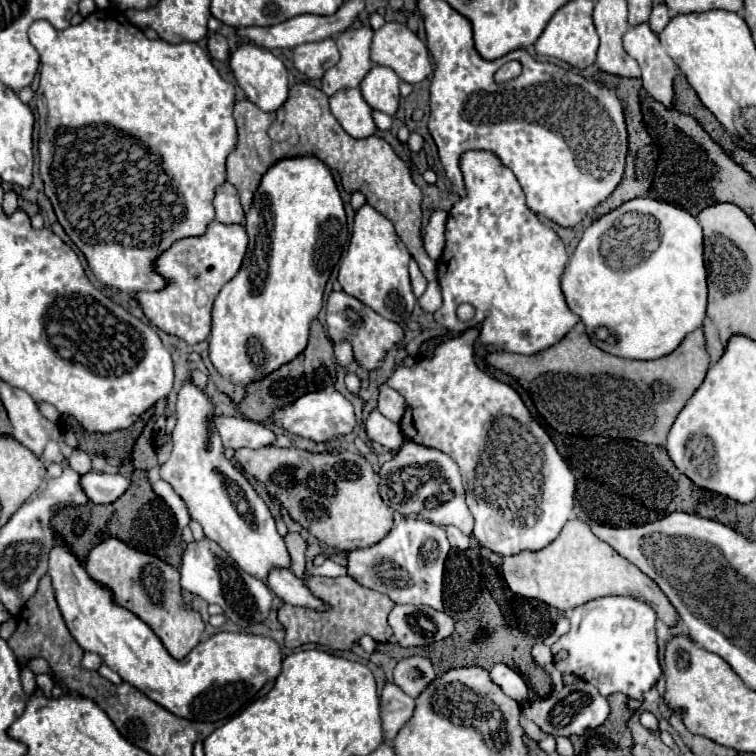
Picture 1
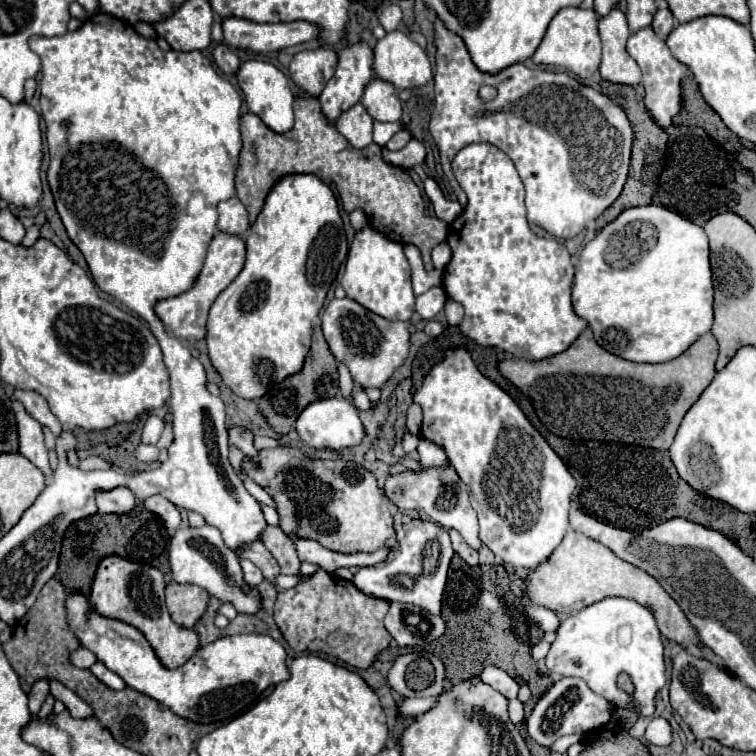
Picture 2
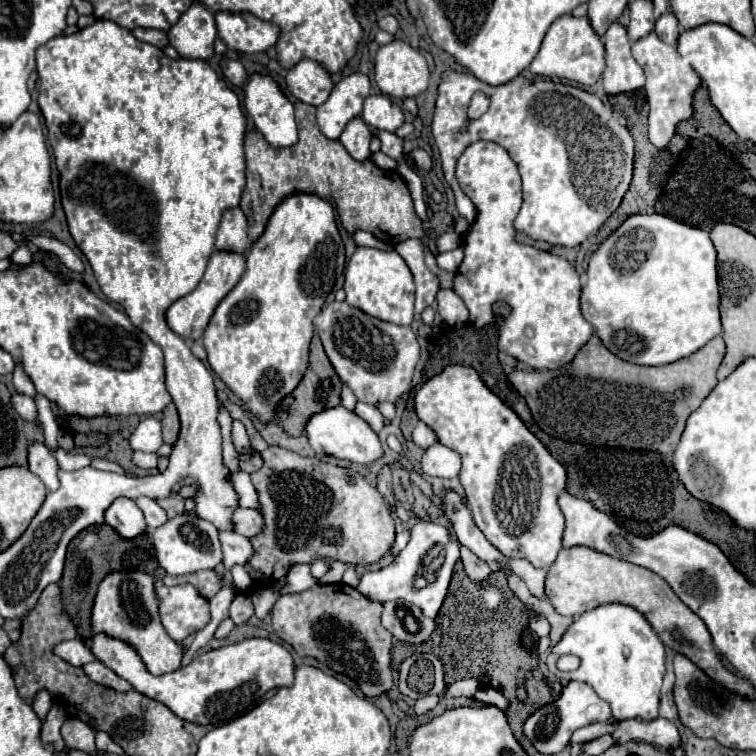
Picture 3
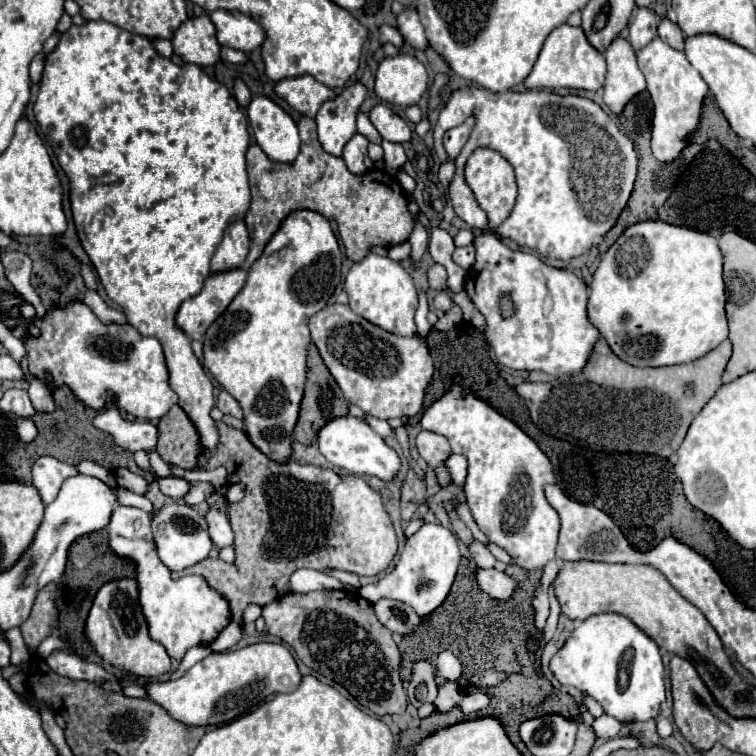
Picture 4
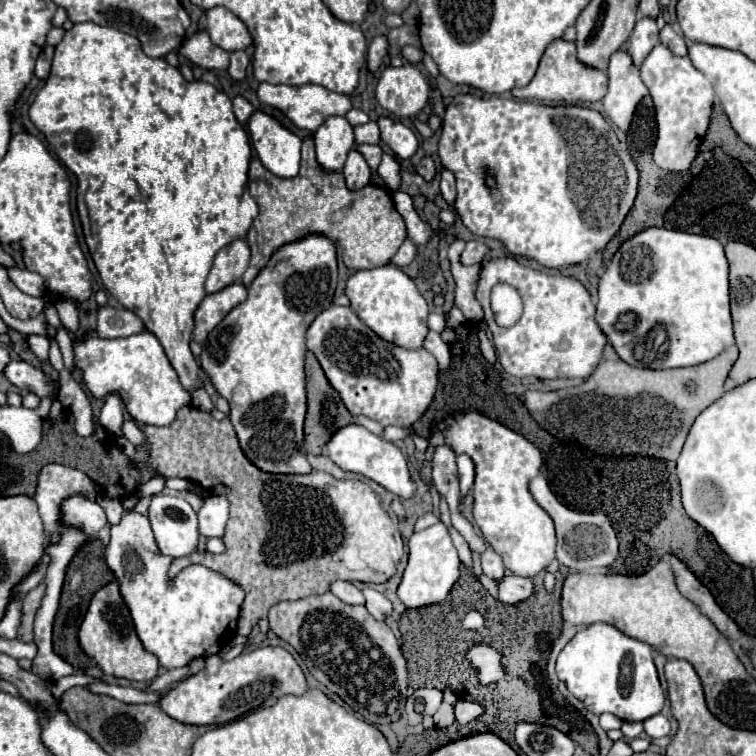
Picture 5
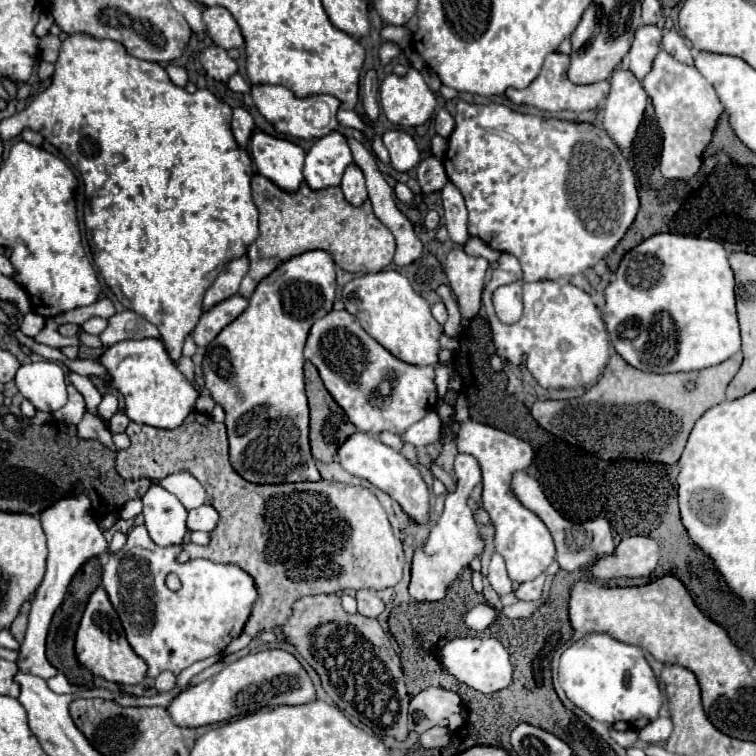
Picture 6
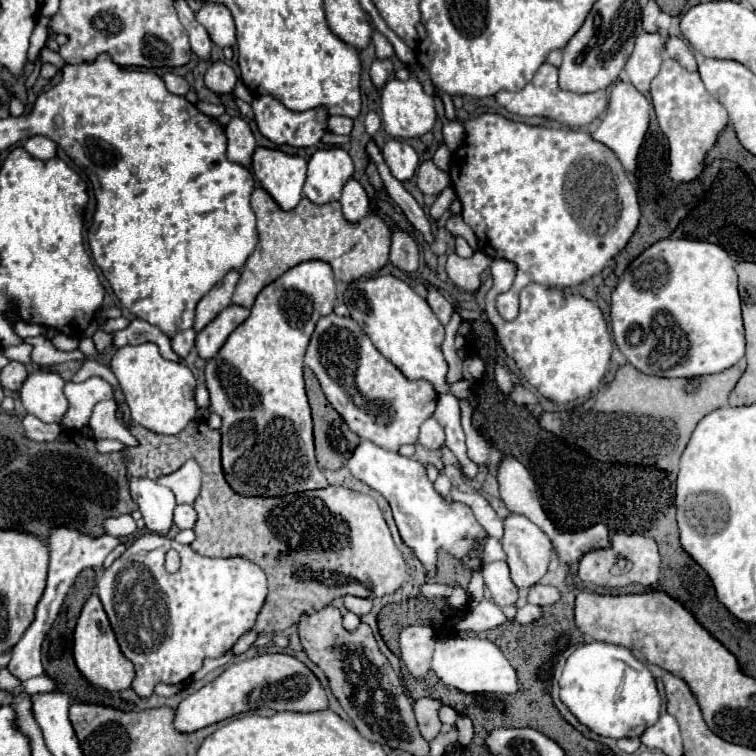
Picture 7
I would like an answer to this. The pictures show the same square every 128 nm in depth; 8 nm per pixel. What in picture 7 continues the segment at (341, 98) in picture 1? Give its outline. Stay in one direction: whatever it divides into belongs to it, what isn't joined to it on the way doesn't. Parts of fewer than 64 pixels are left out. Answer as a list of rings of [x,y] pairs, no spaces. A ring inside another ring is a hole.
[[[350,178],[344,184],[340,204],[342,204],[342,212],[344,212],[346,220],[350,220],[350,222],[356,222],[356,220],[360,220],[362,216],[366,216],[370,212],[368,194],[356,178]]]

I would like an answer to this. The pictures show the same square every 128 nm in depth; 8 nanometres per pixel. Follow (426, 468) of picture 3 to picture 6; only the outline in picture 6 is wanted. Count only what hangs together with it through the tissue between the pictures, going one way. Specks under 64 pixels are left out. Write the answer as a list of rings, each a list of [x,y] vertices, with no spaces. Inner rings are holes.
[[[458,454],[456,462],[454,462],[454,472],[456,472],[456,490],[446,496],[444,512],[430,528],[430,534],[428,534],[424,546],[414,550],[412,578],[410,578],[408,592],[418,602],[442,600],[446,596],[446,590],[450,588],[450,584],[460,574],[460,570],[464,566],[468,566],[476,556],[480,556],[480,552],[484,548],[484,544],[478,536],[478,528],[476,528],[474,518],[472,518],[472,510],[468,506],[468,498],[470,498],[472,488],[482,480],[480,466],[478,466],[474,456]]]

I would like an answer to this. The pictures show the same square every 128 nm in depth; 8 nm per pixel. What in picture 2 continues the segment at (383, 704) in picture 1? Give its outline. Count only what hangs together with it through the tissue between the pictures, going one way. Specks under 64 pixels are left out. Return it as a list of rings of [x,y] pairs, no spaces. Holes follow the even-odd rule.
[[[404,698],[400,704],[396,704],[396,712],[400,718],[414,718],[432,708],[434,702],[436,698]]]

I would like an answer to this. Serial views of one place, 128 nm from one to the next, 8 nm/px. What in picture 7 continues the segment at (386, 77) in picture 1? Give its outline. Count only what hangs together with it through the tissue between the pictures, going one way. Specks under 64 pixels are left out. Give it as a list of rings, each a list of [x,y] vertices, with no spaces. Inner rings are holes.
[[[388,140],[382,148],[382,154],[384,154],[384,160],[386,164],[390,166],[392,174],[404,182],[404,180],[410,180],[418,168],[418,154],[416,150],[406,144],[404,140]]]

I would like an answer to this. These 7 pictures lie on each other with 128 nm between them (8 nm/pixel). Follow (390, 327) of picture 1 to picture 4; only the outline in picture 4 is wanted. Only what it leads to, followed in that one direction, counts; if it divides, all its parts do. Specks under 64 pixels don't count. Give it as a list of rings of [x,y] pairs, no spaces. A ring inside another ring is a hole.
[[[328,304],[324,310],[316,312],[310,318],[310,334],[312,342],[318,346],[324,364],[336,378],[344,398],[356,406],[360,406],[364,412],[388,420],[388,418],[410,418],[416,416],[422,410],[422,398],[424,390],[434,374],[434,362],[428,352],[428,348],[416,338],[416,336],[396,336],[392,332],[386,332],[376,324],[368,322],[366,318],[352,312],[348,304]]]

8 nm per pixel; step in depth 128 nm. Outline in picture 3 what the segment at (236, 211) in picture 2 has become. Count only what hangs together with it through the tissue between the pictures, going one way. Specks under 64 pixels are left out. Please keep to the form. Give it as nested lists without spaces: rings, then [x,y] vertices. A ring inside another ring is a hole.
[[[226,208],[222,214],[222,222],[216,236],[216,248],[218,250],[230,250],[244,254],[252,246],[248,232],[246,232],[246,216],[244,212],[236,208]]]

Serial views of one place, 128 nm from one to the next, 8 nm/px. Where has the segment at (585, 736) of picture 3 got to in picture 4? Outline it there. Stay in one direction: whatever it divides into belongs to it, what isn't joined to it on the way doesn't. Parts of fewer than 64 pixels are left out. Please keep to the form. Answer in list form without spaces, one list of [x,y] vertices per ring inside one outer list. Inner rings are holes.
[[[604,714],[604,716],[600,716],[600,718],[594,720],[592,730],[594,730],[594,734],[596,734],[598,738],[608,740],[608,738],[614,738],[614,736],[618,736],[618,734],[622,732],[622,722],[618,722],[616,718]]]

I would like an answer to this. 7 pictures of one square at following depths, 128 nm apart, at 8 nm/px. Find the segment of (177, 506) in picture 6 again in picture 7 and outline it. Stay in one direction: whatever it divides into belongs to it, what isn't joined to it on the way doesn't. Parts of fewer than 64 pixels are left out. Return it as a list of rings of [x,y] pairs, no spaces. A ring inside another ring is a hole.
[[[132,478],[130,492],[142,512],[146,528],[158,534],[170,532],[174,524],[174,510],[176,510],[174,492],[148,478]]]

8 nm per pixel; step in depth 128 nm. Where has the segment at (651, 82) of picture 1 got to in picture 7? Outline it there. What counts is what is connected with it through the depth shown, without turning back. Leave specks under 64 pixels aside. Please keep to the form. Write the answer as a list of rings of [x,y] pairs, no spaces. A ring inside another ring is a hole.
[[[664,58],[660,74],[650,84],[650,96],[654,102],[660,130],[668,138],[670,166],[668,178],[674,182],[690,182],[704,170],[704,156],[714,146],[718,134],[728,124],[724,106],[704,88],[698,72],[688,72],[676,60]]]

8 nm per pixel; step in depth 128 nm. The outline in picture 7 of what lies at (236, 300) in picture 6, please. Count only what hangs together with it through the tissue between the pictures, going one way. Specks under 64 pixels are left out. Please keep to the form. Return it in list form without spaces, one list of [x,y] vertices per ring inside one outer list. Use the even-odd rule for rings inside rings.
[[[230,304],[228,308],[224,308],[208,326],[204,326],[198,334],[196,334],[196,350],[202,358],[212,358],[220,346],[224,344],[224,340],[230,336],[230,332],[240,326],[246,318],[248,318],[248,308]]]

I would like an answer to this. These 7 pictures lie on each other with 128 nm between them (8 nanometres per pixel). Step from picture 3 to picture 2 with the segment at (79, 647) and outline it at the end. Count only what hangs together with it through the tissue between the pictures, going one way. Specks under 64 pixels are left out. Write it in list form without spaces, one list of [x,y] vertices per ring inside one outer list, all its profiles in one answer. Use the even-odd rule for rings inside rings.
[[[78,648],[76,652],[72,652],[72,664],[78,668],[90,668],[96,662],[96,656],[88,650],[88,648]]]

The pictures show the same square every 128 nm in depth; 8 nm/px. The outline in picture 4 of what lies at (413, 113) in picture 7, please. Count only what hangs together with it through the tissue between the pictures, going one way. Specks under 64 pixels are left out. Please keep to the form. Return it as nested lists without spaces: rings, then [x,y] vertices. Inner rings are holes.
[[[410,54],[386,56],[376,72],[376,94],[390,104],[418,104],[428,88],[428,72],[424,64]]]

